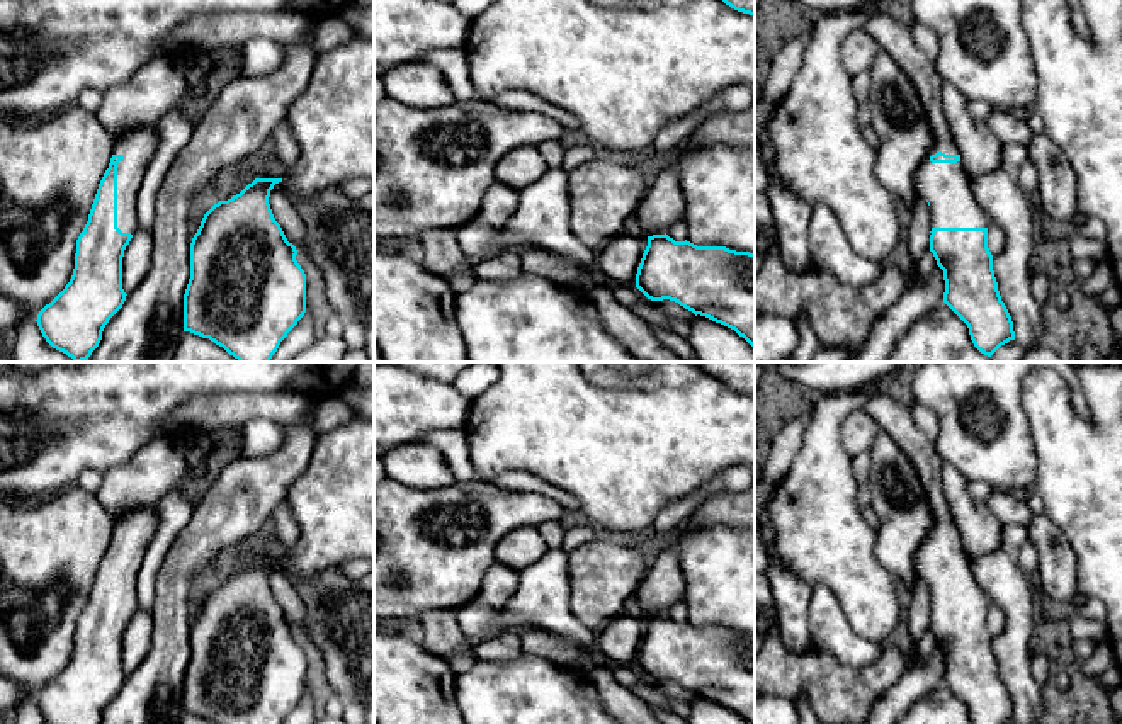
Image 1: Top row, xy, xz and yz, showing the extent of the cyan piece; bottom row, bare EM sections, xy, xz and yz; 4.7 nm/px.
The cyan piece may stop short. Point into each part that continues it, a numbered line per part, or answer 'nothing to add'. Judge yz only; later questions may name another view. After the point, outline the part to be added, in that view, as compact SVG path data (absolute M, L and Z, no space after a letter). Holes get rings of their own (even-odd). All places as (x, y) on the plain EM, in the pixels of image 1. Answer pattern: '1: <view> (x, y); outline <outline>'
1: yz (946, 566); outline M884 389L876 393L862 410L910 457L930 503L933 527L920 546L915 564L920 576L930 583L932 608L988 608L989 600L974 580L962 540L957 544L930 542L937 532L960 535L947 505L942 481L945 462L935 444L916 427L911 408L892 399Z

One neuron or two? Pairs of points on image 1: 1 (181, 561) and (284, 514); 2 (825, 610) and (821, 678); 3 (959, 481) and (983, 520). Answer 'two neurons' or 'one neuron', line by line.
1: two neurons
2: two neurons
3: one neuron

